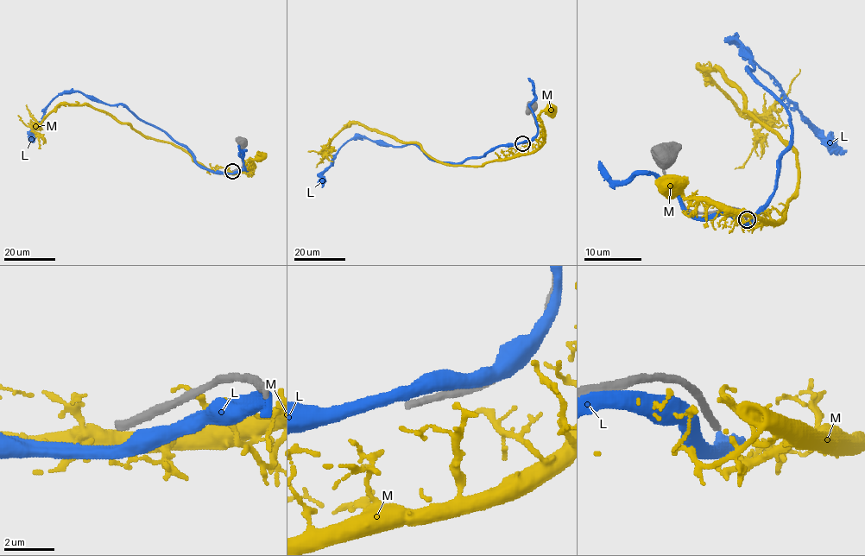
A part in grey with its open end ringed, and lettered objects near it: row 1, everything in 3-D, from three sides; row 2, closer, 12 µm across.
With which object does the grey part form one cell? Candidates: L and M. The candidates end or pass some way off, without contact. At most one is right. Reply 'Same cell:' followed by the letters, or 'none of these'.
Same cell: none of these

